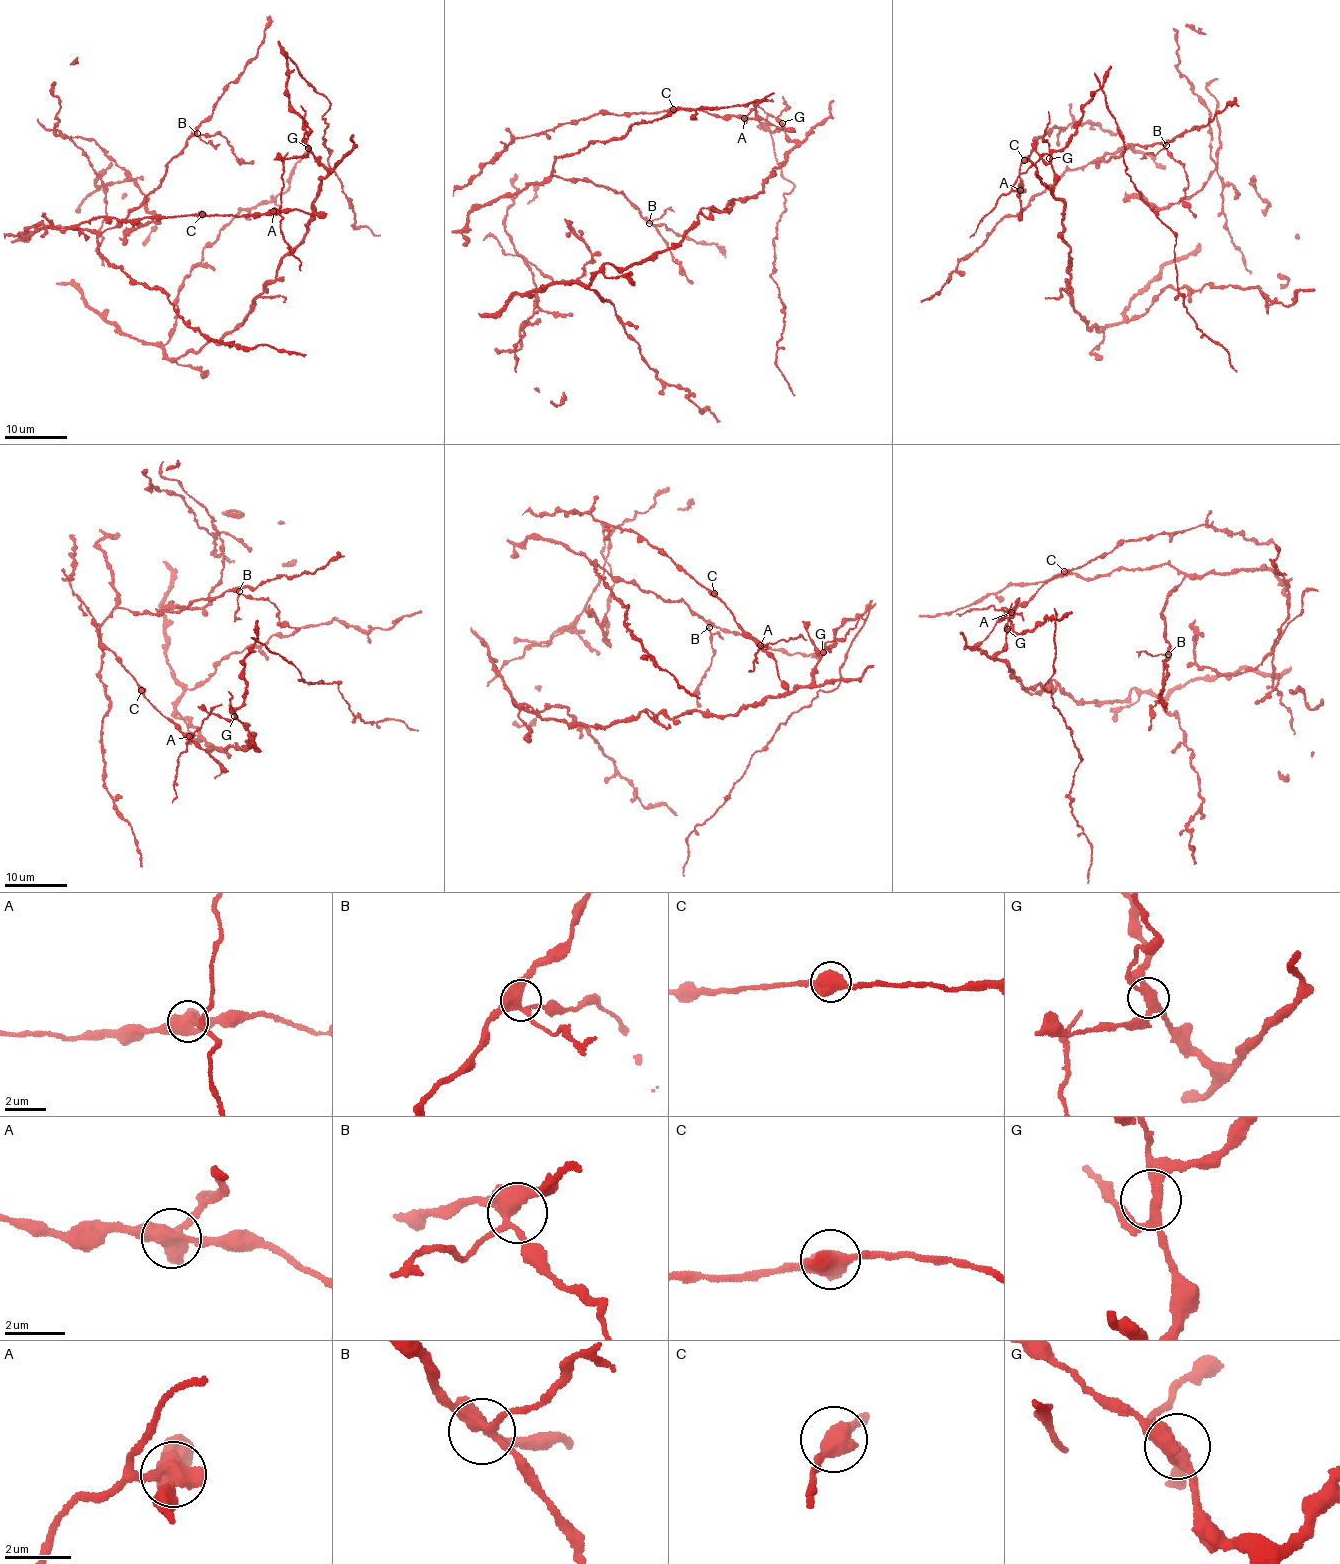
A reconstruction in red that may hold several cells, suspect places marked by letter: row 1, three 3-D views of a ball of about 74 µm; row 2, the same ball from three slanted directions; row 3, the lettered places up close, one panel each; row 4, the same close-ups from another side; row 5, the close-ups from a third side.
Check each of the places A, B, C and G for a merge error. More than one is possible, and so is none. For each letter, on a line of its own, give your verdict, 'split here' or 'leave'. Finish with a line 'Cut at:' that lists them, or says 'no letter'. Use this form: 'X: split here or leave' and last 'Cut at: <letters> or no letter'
A: split here
B: leave
C: leave
G: leave
Cut at: A

